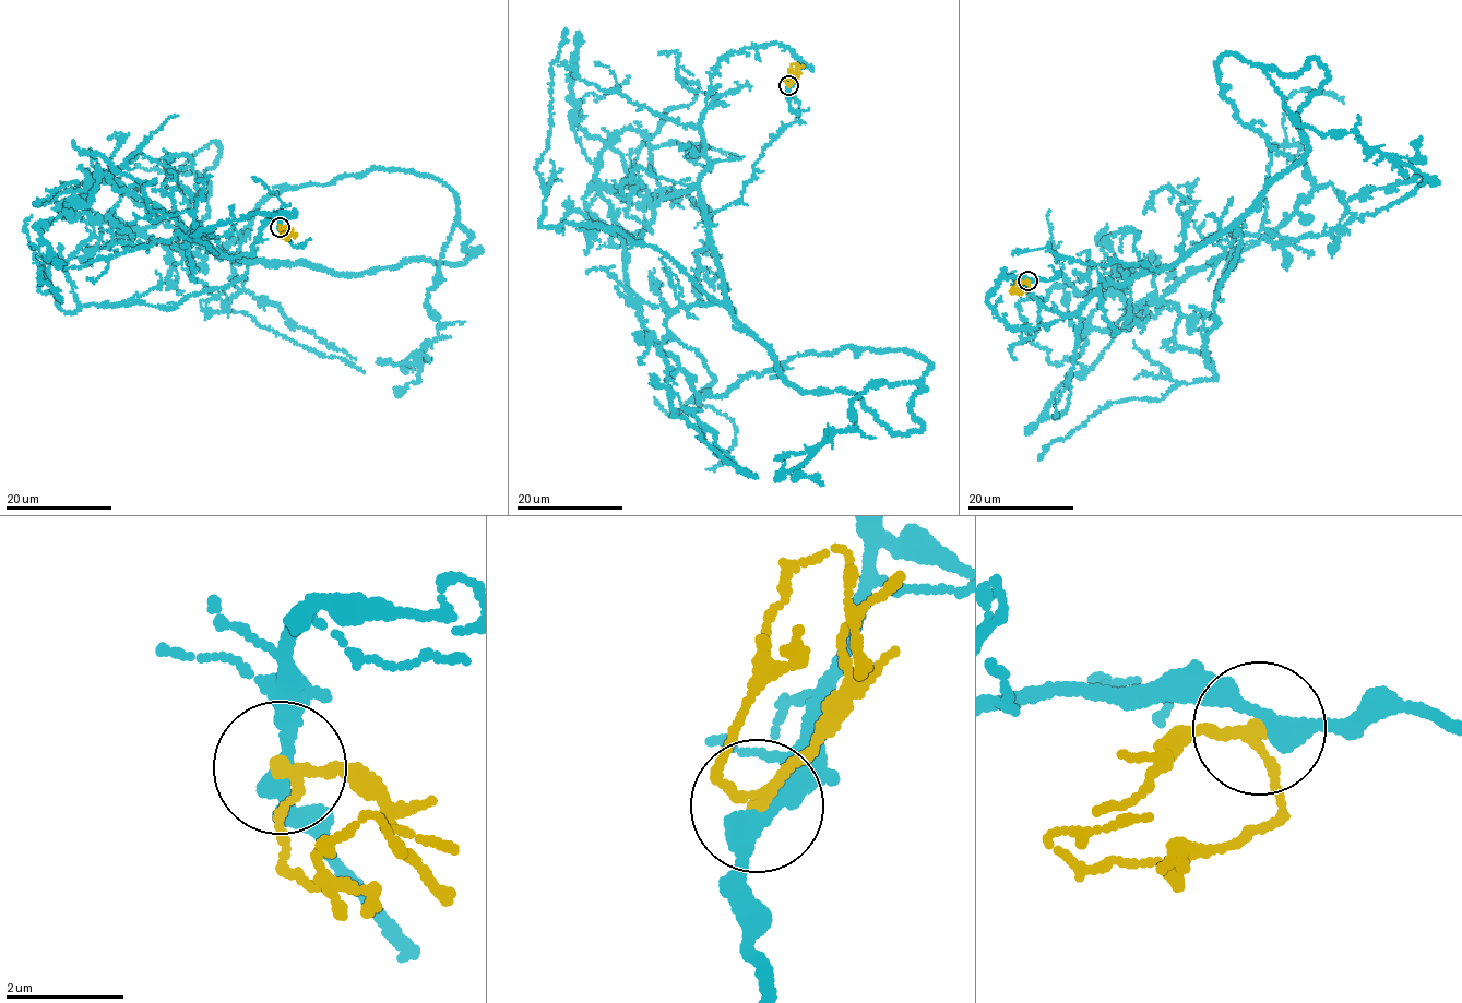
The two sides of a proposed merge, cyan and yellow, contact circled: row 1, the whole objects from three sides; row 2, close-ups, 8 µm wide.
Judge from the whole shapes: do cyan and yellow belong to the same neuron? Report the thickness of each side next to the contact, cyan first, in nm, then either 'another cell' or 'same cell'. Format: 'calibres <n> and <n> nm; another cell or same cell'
calibres 280 and 170 nm; another cell

